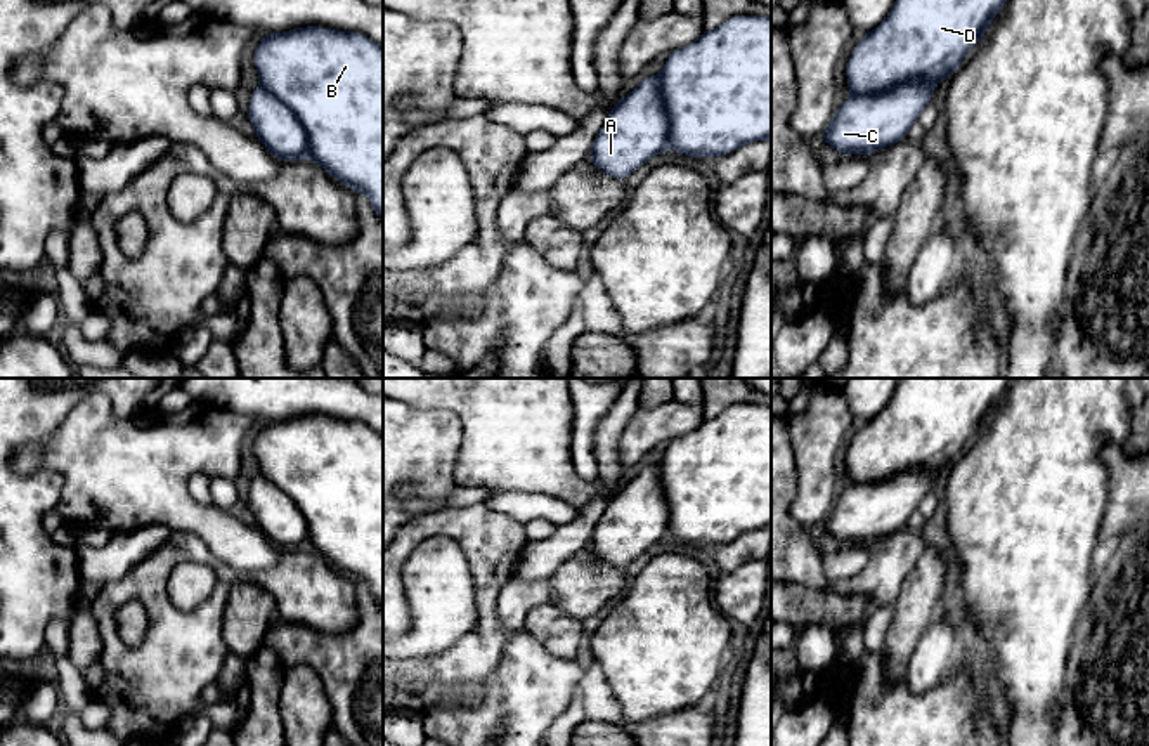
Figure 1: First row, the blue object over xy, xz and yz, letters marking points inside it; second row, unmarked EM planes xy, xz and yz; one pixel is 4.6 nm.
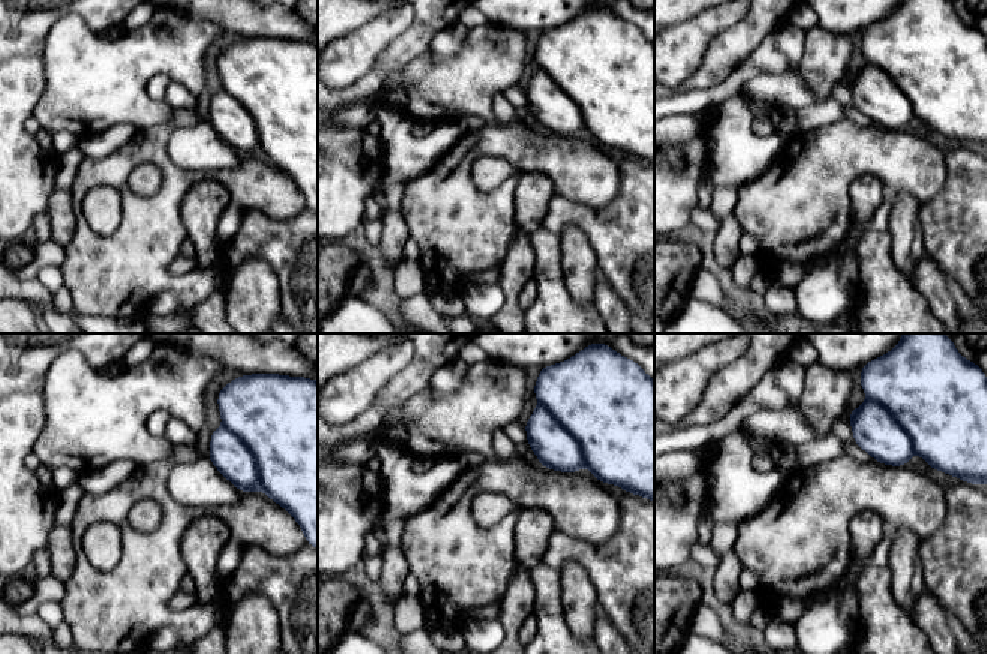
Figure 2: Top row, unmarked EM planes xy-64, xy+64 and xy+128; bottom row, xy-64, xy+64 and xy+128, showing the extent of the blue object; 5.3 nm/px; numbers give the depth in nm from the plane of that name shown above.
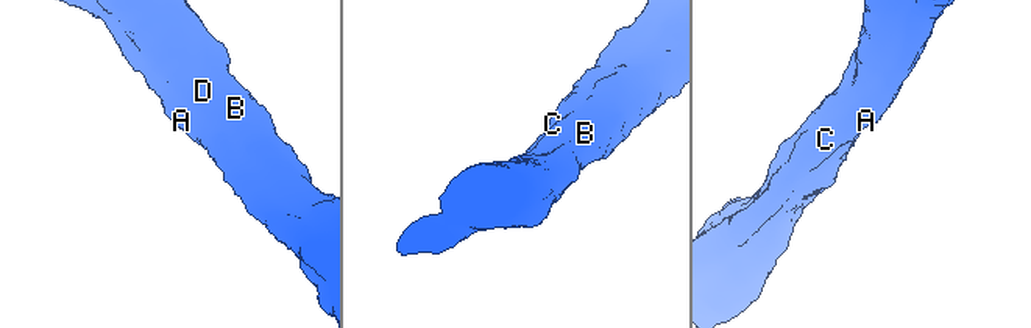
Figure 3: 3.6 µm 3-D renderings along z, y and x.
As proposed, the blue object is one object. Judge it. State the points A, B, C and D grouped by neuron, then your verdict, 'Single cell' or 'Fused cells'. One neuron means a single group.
Groups: A B C D. Single cell

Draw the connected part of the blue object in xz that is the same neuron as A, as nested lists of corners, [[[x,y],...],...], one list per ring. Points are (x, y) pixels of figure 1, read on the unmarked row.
[[[735,404],[672,439],[659,463],[645,467],[615,491],[587,548],[624,569],[665,536],[688,546],[714,546],[771,527],[771,406]]]

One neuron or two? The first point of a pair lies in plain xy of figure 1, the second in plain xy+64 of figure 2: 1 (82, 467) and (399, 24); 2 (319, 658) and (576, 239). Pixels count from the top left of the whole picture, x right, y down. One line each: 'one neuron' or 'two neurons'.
1: one neuron
2: two neurons

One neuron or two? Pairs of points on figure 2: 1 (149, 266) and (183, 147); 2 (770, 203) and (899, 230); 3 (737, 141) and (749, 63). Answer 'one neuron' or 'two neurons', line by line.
1: two neurons
2: two neurons
3: two neurons

